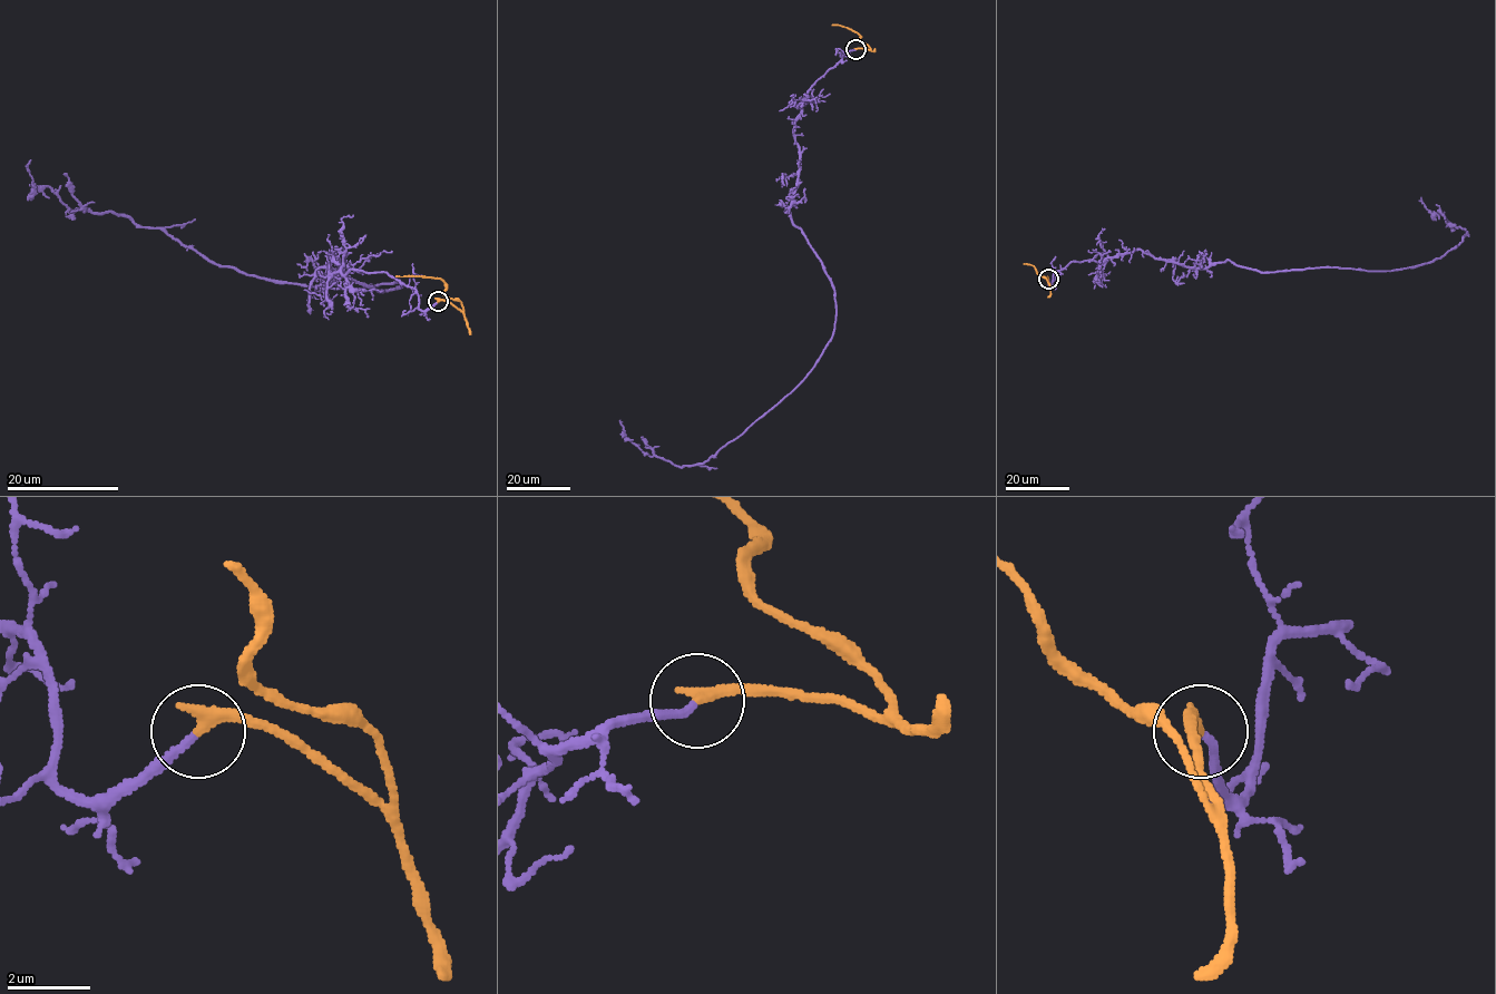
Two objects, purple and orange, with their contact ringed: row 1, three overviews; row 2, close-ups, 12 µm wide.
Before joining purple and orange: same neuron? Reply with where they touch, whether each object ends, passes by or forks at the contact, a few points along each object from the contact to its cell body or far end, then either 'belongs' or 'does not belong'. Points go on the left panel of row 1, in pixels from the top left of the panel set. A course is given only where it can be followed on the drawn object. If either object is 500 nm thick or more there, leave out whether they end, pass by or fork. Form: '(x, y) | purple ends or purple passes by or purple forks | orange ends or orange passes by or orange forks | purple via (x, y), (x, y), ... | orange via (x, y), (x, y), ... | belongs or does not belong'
(438, 301) | purple ends | orange ends | purple via (438, 302), (332, 251), (321, 280), (403, 284), (248, 276), (70, 210), (30, 159) | orange via (438, 301), (446, 300), (462, 308), (460, 301), (445, 294), (445, 283), (440, 279), (396, 276) | belongs

